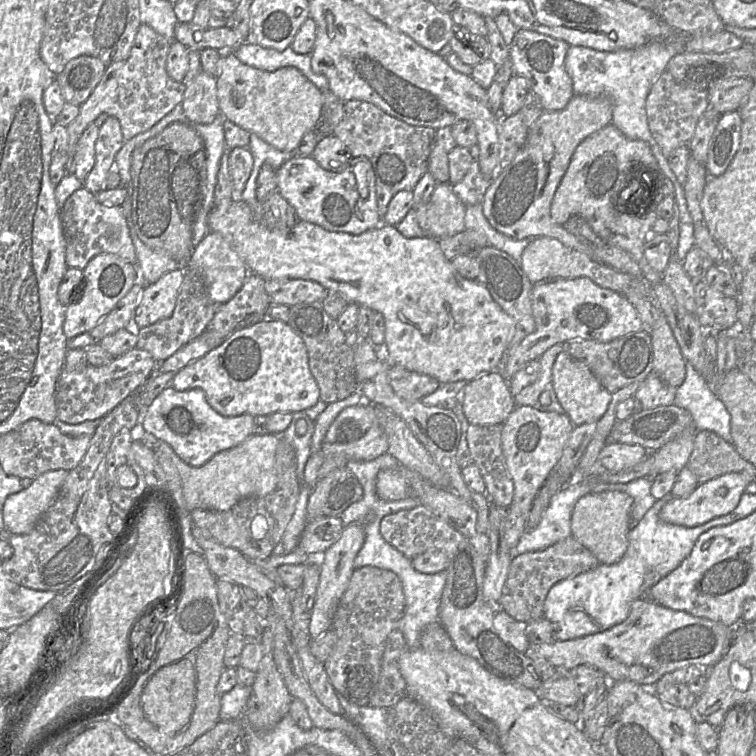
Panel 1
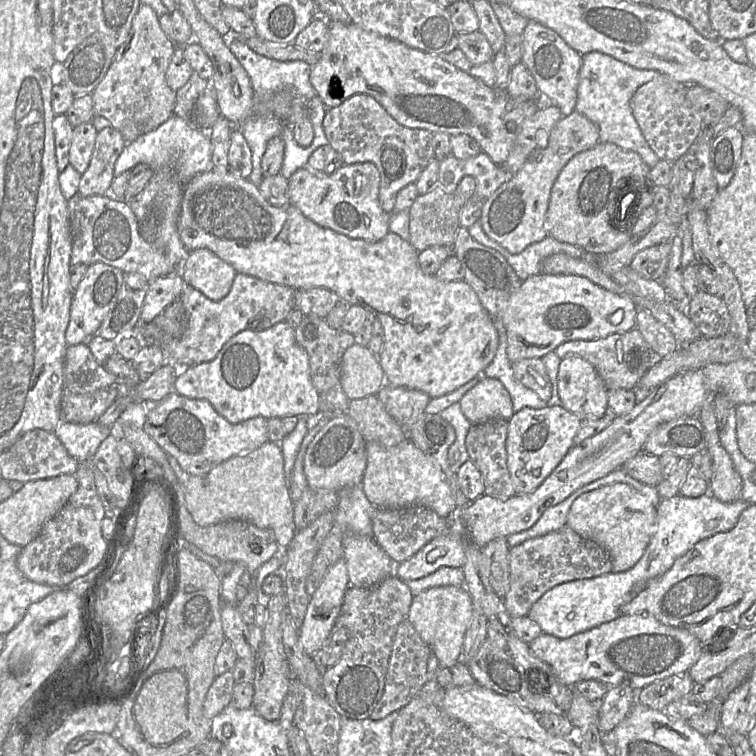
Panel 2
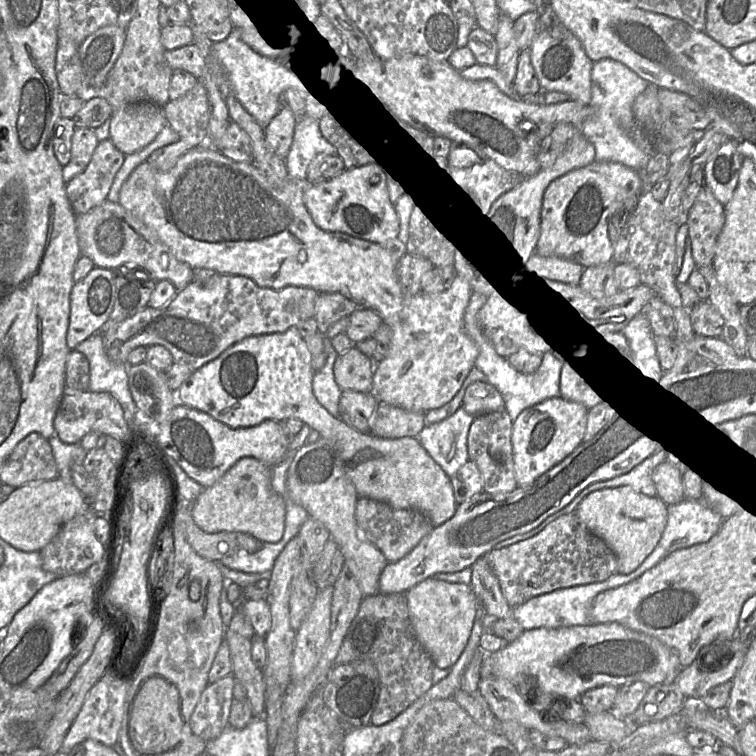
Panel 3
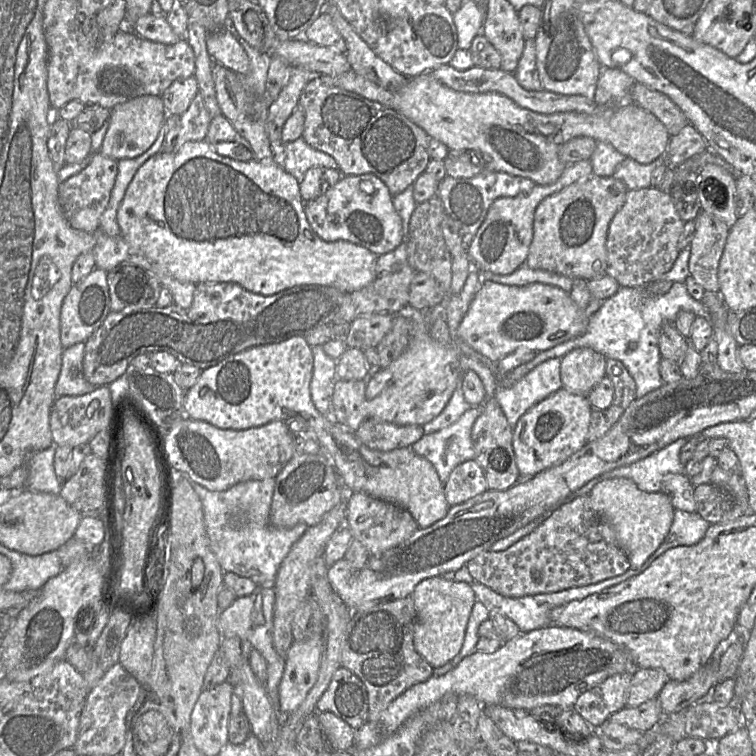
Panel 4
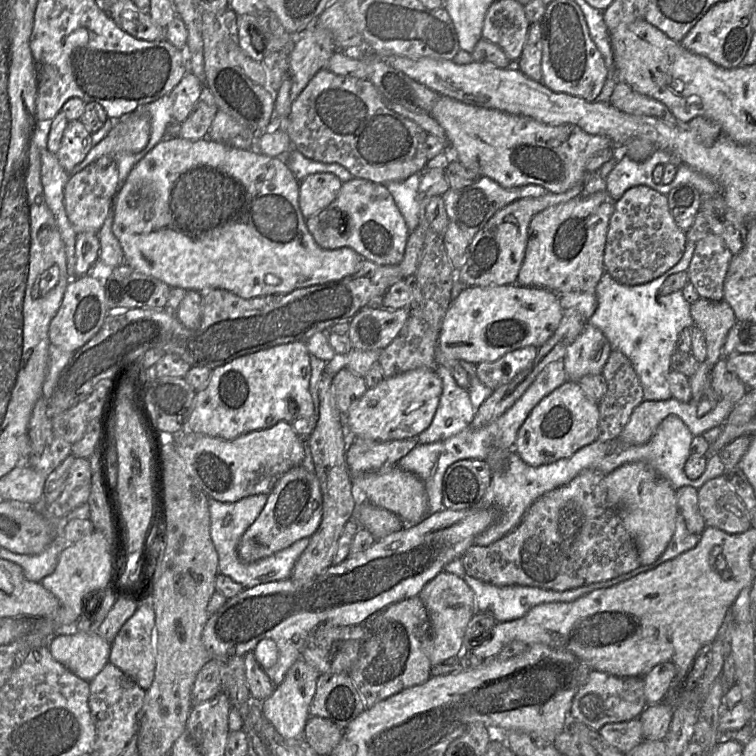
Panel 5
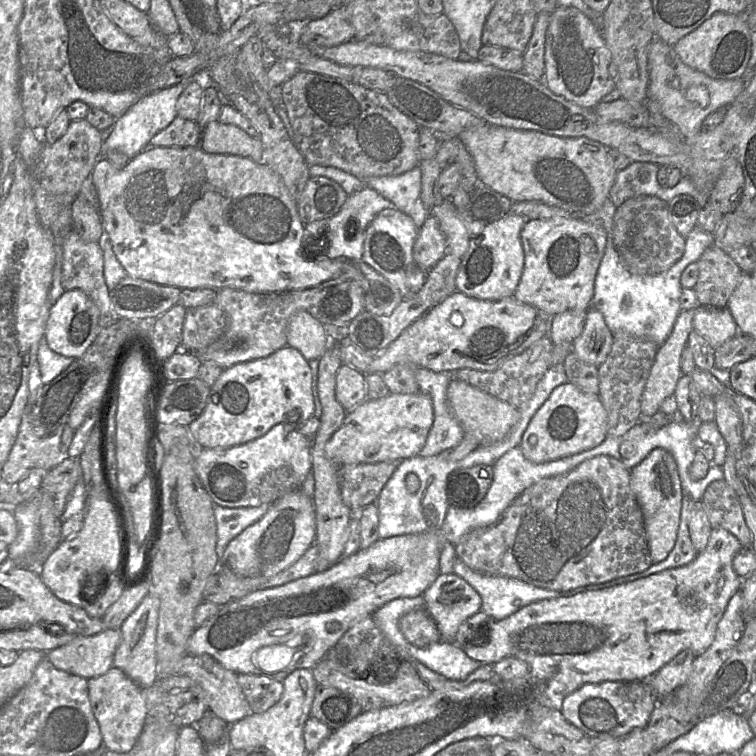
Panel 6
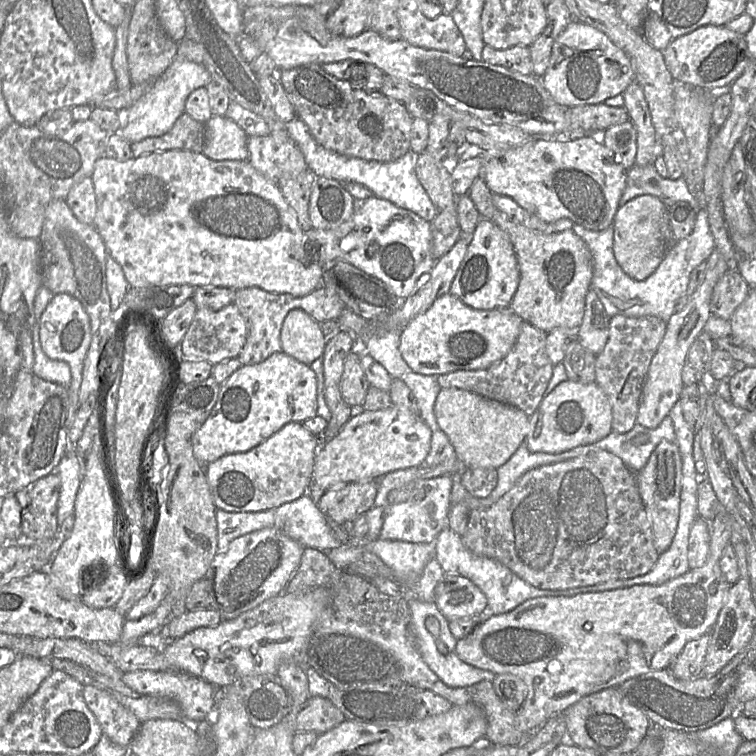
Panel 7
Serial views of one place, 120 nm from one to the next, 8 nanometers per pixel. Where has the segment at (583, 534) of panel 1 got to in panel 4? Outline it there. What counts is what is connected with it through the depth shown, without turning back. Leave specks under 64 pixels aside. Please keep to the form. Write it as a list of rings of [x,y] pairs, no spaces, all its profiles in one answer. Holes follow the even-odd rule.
[[[624,477],[599,481],[589,495],[593,510],[614,531],[617,544],[629,559],[630,569],[640,568],[663,543],[672,526],[675,508],[669,496],[663,491],[645,492]]]

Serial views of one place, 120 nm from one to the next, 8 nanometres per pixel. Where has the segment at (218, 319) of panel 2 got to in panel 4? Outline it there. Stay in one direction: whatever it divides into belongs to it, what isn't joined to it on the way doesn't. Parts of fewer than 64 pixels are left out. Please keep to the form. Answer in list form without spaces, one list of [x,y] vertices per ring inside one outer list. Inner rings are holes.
[[[206,282],[196,284],[193,302],[188,309],[172,303],[164,308],[154,306],[110,310],[100,327],[84,342],[83,375],[94,386],[108,386],[126,373],[135,357],[160,351],[173,355],[182,364],[205,370],[248,348],[281,342],[294,336],[306,337],[323,325],[331,325],[345,294],[332,286],[301,285],[263,296],[236,283]]]

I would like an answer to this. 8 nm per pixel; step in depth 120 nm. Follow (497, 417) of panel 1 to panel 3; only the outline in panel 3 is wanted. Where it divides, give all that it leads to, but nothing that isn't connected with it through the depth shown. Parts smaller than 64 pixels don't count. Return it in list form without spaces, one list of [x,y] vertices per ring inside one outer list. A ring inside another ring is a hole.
[[[477,381],[466,389],[462,408],[476,417],[505,410],[505,402],[500,392],[492,384]]]

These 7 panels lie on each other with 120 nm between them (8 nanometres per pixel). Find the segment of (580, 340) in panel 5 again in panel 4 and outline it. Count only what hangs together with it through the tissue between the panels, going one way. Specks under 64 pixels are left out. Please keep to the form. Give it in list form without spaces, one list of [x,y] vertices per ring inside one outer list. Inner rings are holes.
[[[589,347],[571,350],[561,360],[562,387],[587,396],[606,376],[607,358]]]

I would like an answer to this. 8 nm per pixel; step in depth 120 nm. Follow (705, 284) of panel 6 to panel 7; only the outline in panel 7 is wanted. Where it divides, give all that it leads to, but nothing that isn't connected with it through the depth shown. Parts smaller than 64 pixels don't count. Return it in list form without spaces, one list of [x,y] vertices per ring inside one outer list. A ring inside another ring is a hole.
[[[728,269],[715,284],[711,300],[711,313],[730,320],[735,309],[745,300],[750,287],[737,269]]]

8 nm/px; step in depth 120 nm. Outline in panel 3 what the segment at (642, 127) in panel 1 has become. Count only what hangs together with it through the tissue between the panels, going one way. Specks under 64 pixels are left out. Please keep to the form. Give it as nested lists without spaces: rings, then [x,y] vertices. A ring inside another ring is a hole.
[[[604,58],[593,63],[589,105],[594,108],[594,113],[583,121],[579,130],[594,145],[595,161],[617,162],[634,170],[646,167],[650,156],[635,144],[629,132],[636,126],[633,102],[649,85],[647,80],[619,61]]]

